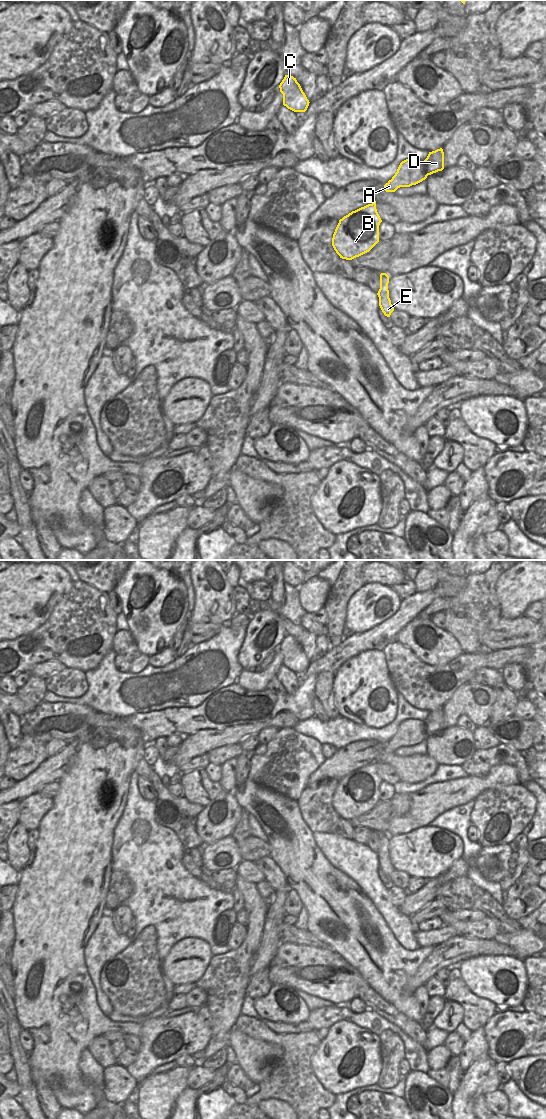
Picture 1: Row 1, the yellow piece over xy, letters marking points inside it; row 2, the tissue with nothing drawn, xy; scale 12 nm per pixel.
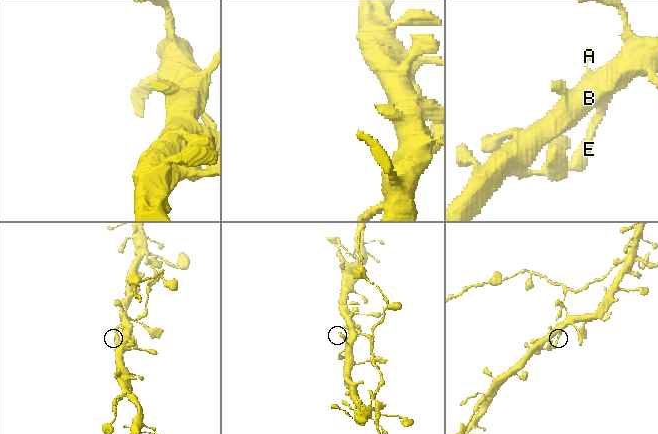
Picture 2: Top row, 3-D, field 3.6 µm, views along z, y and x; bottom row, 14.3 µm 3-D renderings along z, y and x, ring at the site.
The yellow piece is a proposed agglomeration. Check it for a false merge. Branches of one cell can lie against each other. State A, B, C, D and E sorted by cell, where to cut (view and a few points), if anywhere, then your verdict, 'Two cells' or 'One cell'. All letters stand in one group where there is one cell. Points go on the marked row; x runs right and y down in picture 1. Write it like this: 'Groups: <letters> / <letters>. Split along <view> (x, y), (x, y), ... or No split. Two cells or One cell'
Groups: A B C E / D. Split along xy (423, 161), (427, 175). Two cells

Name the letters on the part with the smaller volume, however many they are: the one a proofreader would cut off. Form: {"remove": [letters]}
{"remove": ["D"]}

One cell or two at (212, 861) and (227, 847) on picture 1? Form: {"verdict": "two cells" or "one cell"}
{"verdict": "one cell"}

